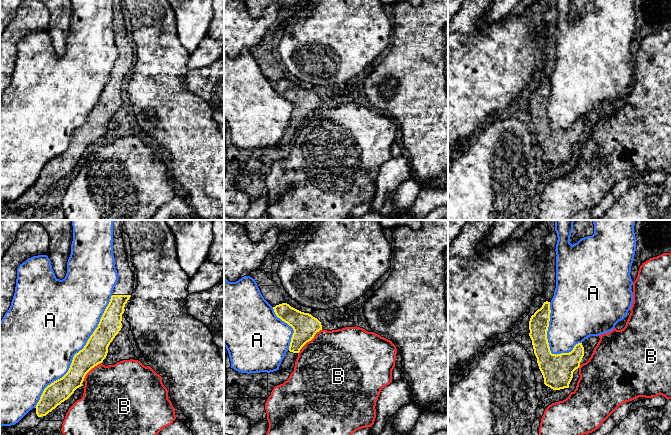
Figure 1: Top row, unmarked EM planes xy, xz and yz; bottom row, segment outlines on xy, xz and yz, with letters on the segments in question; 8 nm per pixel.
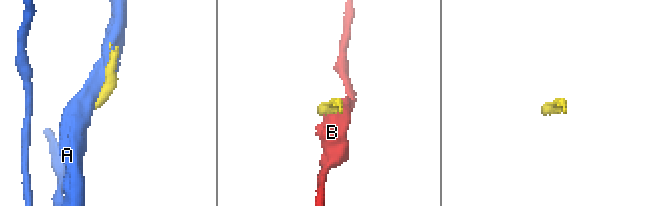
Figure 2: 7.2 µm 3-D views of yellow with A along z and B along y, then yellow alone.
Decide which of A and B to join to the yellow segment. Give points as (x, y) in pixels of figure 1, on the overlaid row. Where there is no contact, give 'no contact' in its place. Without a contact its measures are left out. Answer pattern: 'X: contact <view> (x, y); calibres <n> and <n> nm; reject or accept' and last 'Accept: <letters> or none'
A: contact xy (76, 353); calibres 190 and 500 nm; reject
B: contact xz (312, 338); calibres 200 and 500 nm; reject
Accept: none

